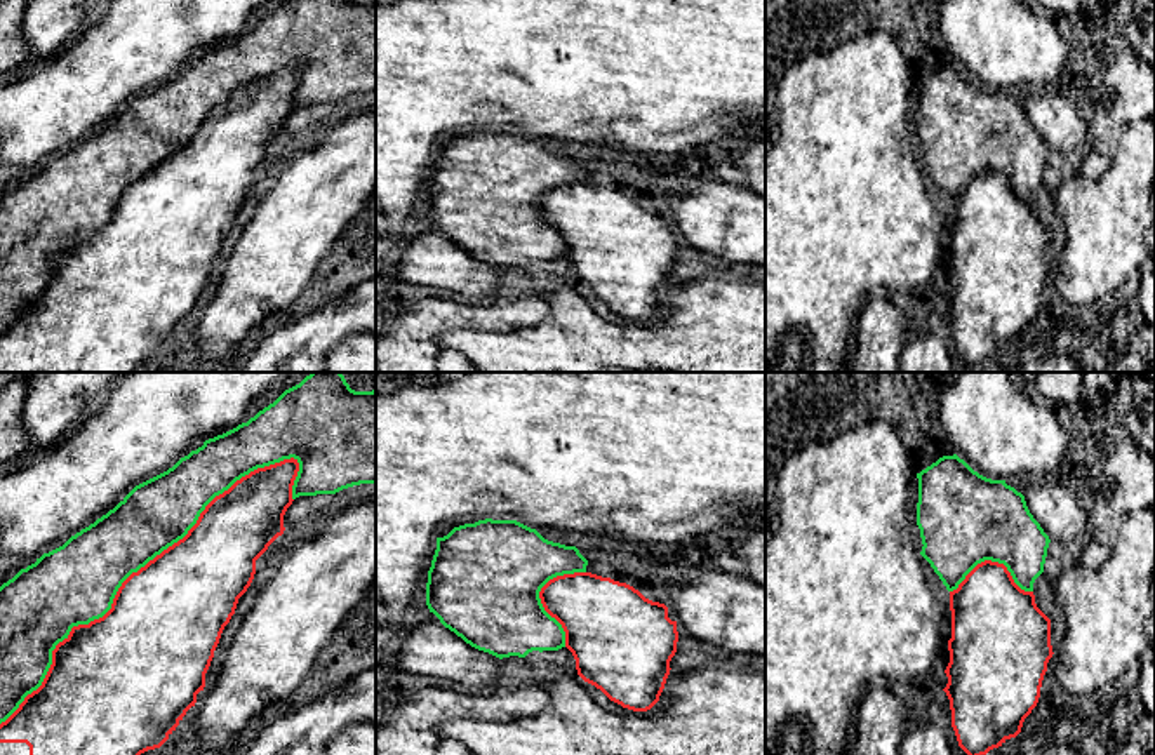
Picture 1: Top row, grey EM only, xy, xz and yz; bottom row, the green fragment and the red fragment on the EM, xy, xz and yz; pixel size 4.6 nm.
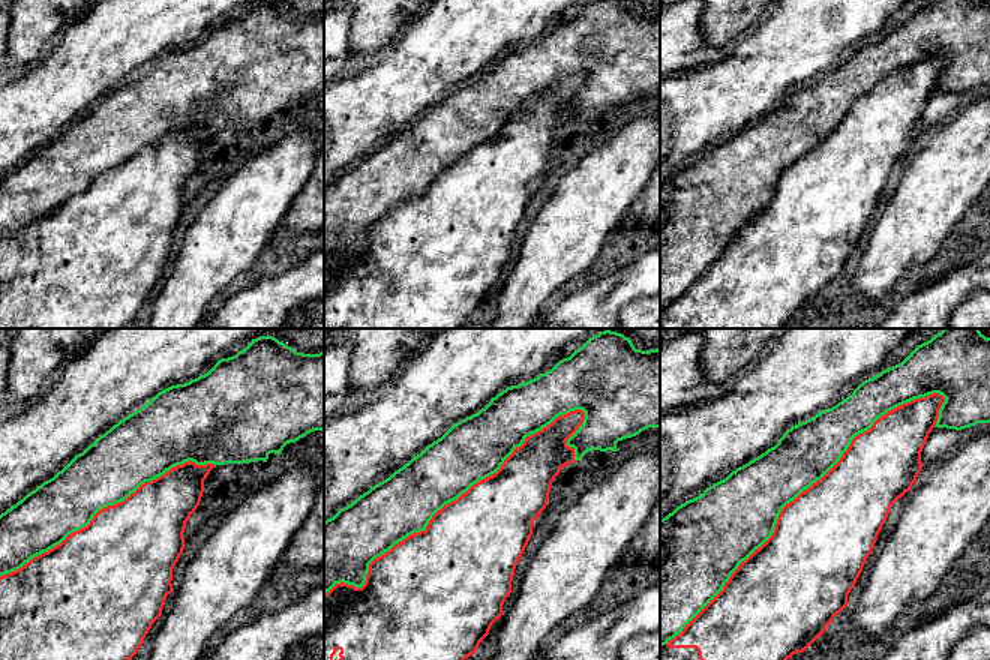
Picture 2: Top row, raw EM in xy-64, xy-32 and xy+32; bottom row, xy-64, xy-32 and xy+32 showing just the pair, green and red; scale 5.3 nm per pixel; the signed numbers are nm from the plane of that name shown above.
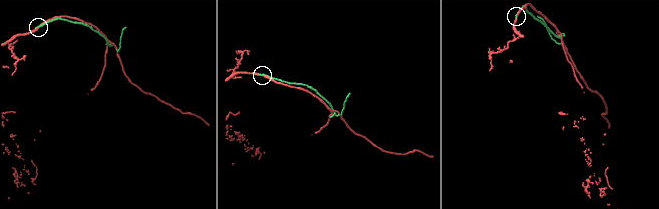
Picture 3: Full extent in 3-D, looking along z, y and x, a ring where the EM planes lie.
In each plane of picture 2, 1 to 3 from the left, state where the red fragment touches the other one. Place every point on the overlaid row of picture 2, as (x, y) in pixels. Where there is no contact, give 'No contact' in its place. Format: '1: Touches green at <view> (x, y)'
1: Touches green at xy-64 (107, 506)
2: Touches green at xy-32 (447, 503)
3: Touches green at xy+32 (797, 495)

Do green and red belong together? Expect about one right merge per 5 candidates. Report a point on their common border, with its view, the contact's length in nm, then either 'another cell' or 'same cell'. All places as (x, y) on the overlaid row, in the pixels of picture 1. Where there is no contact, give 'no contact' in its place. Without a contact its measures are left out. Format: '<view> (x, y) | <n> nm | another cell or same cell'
xy (133, 571) | 1850 nm | another cell

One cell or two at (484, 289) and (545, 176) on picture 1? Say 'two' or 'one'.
one

